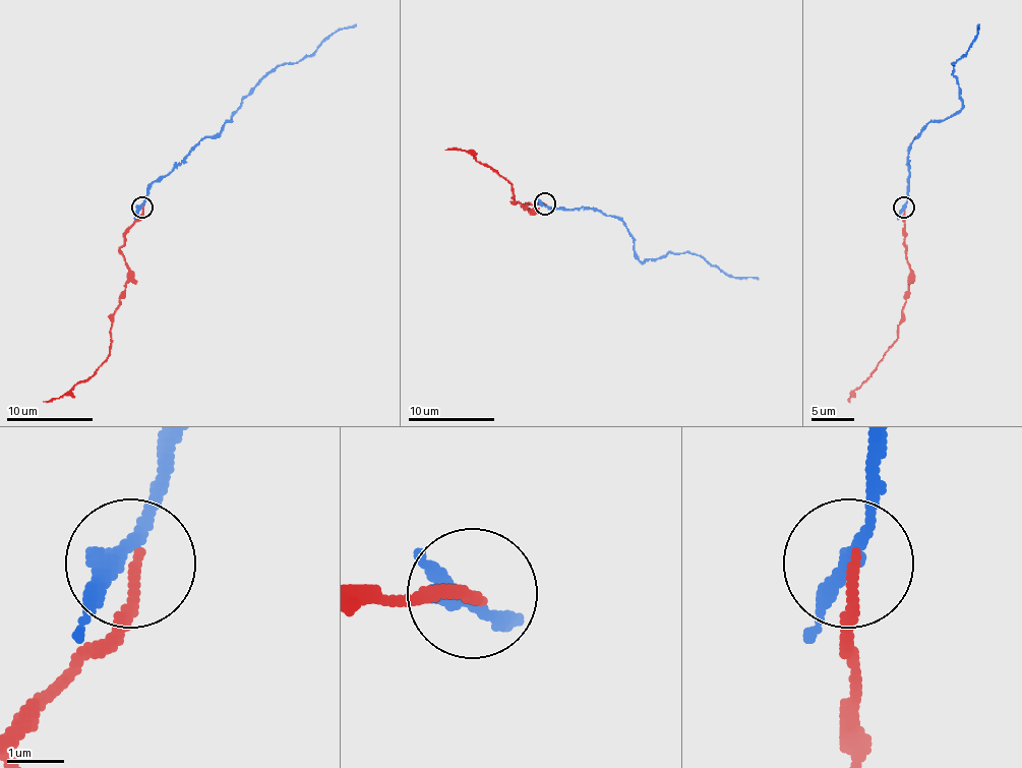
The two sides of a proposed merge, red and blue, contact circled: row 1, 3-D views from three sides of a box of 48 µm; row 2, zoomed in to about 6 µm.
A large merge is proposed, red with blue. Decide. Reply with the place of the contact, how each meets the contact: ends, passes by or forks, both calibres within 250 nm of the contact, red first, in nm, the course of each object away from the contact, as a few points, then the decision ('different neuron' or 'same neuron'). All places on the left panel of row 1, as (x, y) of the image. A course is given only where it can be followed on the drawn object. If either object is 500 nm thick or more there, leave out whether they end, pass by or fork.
place (142, 208); red ends; blue passes by; calibres 170 and 300 nm; course red (142, 208), (119, 248), (128, 269), (128, 283), (125, 296), (113, 315), (111, 352), (91, 376), (44, 402); course blue (140, 208), (152, 184), (160, 182), (203, 138), (212, 136), (267, 72), (304, 59), (331, 36), (356, 24); different neuron

